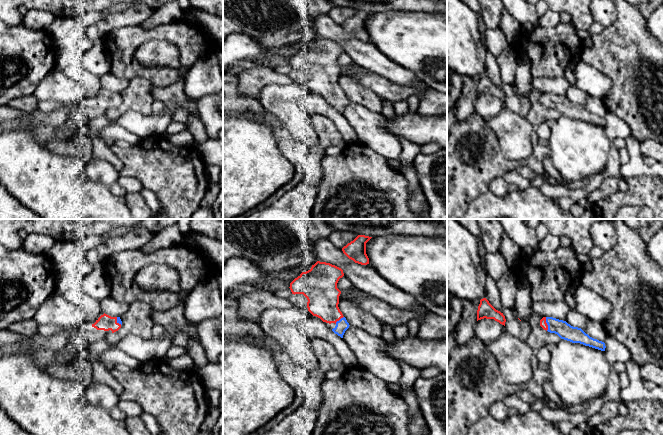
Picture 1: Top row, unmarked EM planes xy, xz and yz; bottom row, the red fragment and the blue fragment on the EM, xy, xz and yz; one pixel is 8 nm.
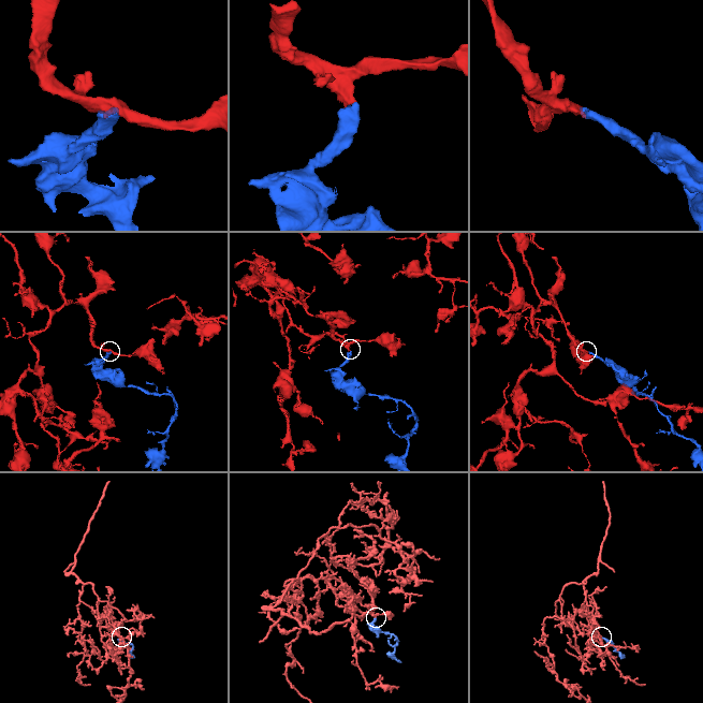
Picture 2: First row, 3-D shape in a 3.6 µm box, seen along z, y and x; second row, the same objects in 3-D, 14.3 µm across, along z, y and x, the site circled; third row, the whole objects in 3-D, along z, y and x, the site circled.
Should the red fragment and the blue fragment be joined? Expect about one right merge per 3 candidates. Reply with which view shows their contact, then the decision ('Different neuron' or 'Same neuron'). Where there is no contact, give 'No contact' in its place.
Touches red in yz. Same neuron

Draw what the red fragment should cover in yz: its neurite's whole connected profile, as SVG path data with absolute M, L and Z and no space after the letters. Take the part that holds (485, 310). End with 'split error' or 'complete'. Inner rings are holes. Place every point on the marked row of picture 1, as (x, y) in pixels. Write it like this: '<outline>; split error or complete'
M486 298L480 300L477 310L477 321L481 319L494 319L505 326L505 316L500 311L496 310Z; complete

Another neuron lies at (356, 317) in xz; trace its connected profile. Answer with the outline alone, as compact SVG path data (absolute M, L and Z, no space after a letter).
M346 299L339 301L338 307L350 326L360 328L373 336L382 336L382 323L376 317Z

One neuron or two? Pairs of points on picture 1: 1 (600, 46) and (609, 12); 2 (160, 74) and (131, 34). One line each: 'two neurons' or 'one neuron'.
1: two neurons
2: one neuron

